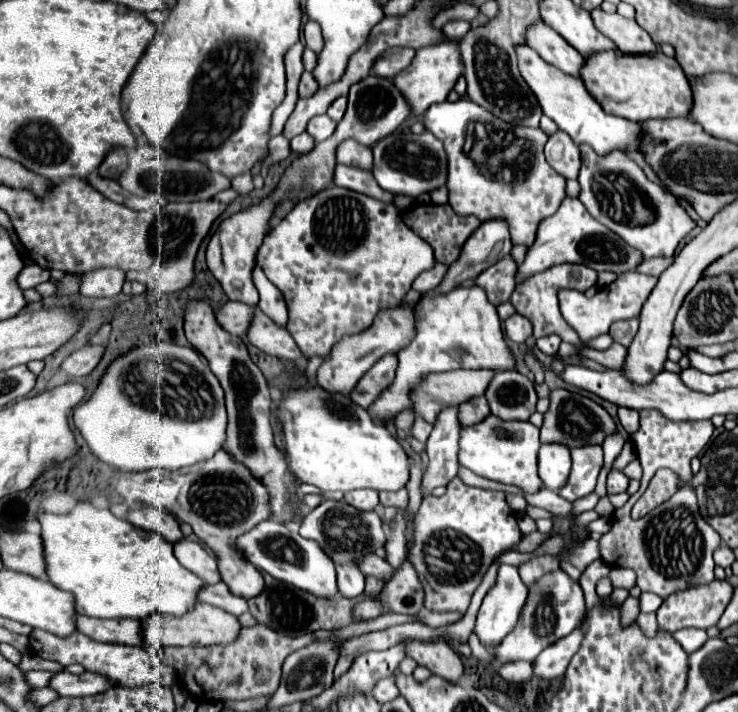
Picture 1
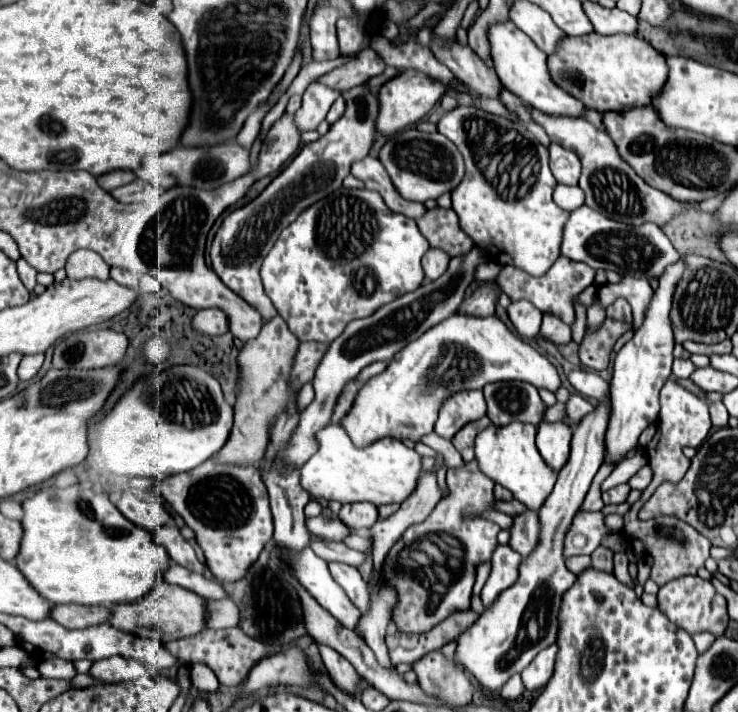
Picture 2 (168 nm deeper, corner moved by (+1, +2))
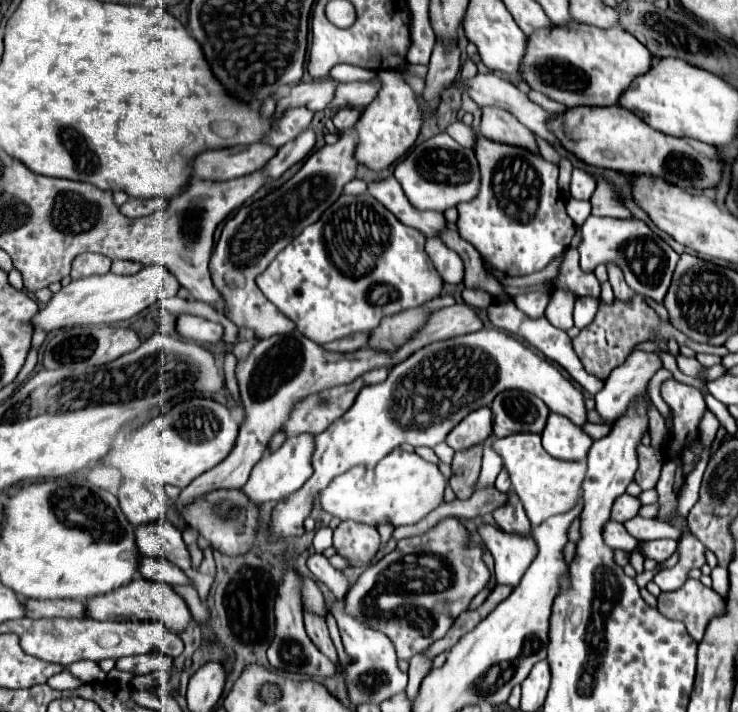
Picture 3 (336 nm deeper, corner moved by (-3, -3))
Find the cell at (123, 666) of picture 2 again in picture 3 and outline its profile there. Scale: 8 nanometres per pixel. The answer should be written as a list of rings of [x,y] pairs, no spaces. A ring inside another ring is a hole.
[[[139,654],[139,656],[127,656],[119,658],[115,668],[121,672],[133,672],[135,676],[139,674],[149,674],[155,670],[169,670],[173,666],[173,660],[163,654]]]

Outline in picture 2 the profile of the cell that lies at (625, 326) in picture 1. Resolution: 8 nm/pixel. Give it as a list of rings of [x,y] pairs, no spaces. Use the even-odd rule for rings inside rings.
[[[621,297],[615,299],[615,303],[611,303],[611,305],[607,307],[607,317],[633,321],[633,319],[631,319],[631,307],[629,307],[629,303],[627,303],[625,299],[621,299]]]

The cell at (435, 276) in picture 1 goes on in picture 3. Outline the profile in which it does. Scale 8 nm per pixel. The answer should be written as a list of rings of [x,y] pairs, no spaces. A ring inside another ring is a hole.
[[[427,238],[425,250],[443,282],[449,282],[449,284],[463,282],[463,262],[457,256],[457,252],[449,250],[443,242],[439,242],[439,238]]]

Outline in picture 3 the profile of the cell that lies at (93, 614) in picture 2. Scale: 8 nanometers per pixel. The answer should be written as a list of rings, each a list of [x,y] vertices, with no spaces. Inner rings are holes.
[[[25,600],[29,618],[89,618],[79,600]]]

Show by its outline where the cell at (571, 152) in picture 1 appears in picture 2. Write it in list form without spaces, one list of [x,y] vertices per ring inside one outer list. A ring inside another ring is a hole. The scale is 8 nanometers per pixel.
[[[551,143],[549,155],[551,155],[551,171],[553,171],[555,179],[563,185],[577,185],[579,175],[581,175],[579,157],[575,153],[559,147],[557,143]]]

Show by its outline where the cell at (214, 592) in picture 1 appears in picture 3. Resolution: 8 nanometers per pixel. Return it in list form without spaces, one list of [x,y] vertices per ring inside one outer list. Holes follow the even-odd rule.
[[[163,558],[141,560],[139,572],[147,580],[167,582],[167,584],[173,584],[173,586],[193,586],[193,582],[185,576],[185,572],[181,568],[177,568],[175,564],[171,564],[169,560],[163,560]]]

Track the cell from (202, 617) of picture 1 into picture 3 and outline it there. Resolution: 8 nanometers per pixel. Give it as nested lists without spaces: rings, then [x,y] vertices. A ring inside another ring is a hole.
[[[137,578],[137,580],[117,588],[111,594],[95,596],[95,598],[87,600],[87,612],[95,620],[131,620],[131,622],[159,620],[167,628],[171,628],[171,632],[175,632],[175,634],[181,634],[183,630],[187,630],[187,626],[191,622],[191,612],[189,612],[185,600],[173,590],[173,586],[153,582],[153,580],[143,580],[143,578]]]

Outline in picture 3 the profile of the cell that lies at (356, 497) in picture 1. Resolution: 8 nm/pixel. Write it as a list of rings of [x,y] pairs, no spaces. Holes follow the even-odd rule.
[[[345,520],[335,528],[333,546],[337,554],[351,560],[351,566],[367,566],[379,552],[379,532],[371,524]]]

